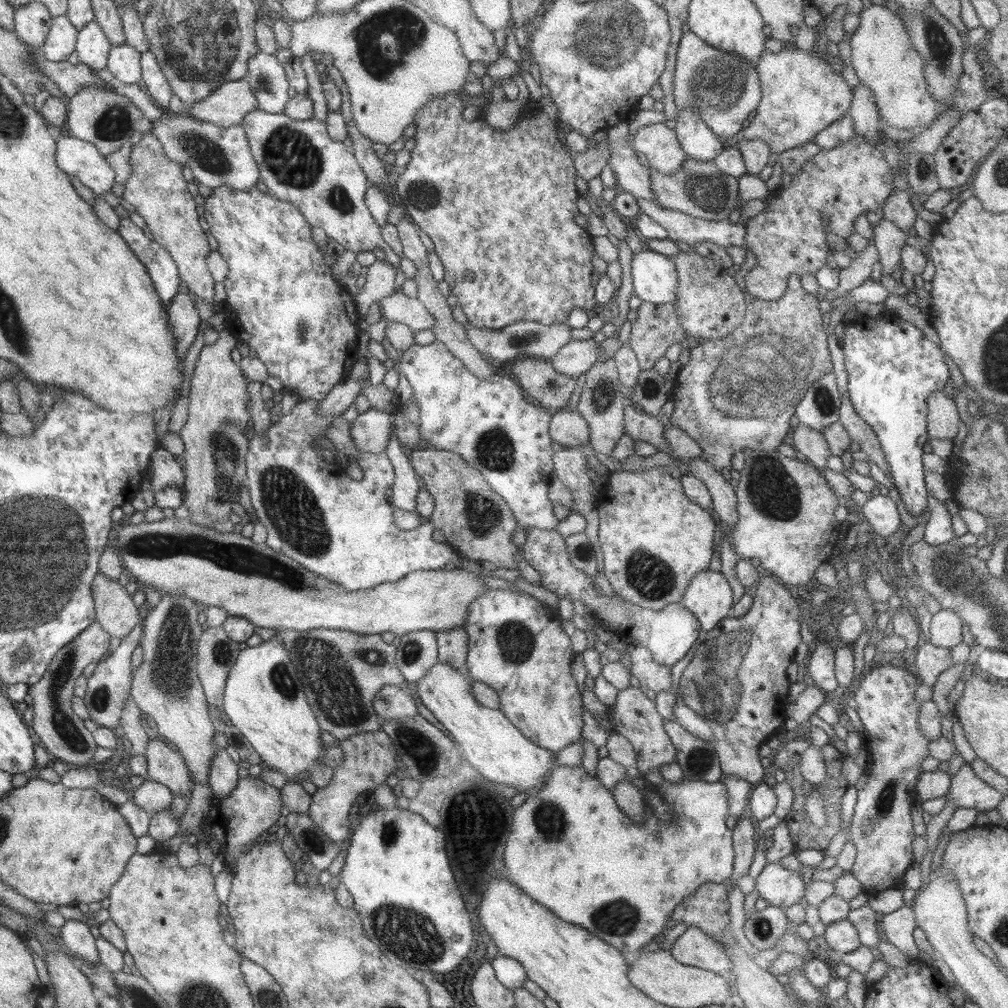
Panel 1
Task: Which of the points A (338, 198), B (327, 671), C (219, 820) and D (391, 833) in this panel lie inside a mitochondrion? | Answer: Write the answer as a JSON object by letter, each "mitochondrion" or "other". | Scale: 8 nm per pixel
{"A":"mitochondrion","B":"mitochondrion","C":"other","D":"mitochondrion"}

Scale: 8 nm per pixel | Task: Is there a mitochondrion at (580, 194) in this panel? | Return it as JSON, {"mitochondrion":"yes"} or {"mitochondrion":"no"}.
{"mitochondrion":"no"}

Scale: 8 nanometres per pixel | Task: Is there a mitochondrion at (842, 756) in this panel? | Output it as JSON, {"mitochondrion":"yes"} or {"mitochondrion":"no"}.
{"mitochondrion":"no"}

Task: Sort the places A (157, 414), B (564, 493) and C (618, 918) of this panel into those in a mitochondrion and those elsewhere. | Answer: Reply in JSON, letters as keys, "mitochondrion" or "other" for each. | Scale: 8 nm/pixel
{"A":"other","B":"other","C":"mitochondrion"}

